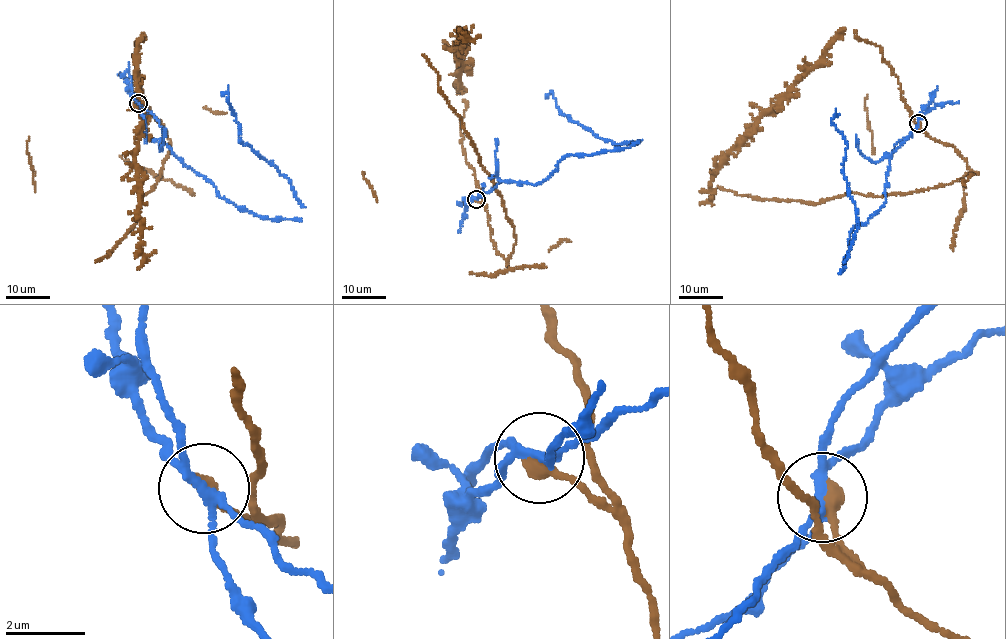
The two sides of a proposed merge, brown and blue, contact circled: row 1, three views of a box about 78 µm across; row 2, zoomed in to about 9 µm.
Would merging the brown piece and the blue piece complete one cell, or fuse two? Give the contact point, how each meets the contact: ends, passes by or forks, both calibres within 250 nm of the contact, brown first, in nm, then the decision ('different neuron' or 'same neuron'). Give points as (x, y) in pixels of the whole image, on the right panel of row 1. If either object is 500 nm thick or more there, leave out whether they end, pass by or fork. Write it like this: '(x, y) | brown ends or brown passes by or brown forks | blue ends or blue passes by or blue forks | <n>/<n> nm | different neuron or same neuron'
(918, 123) | brown ends | blue forks | 380/180 nm | different neuron

